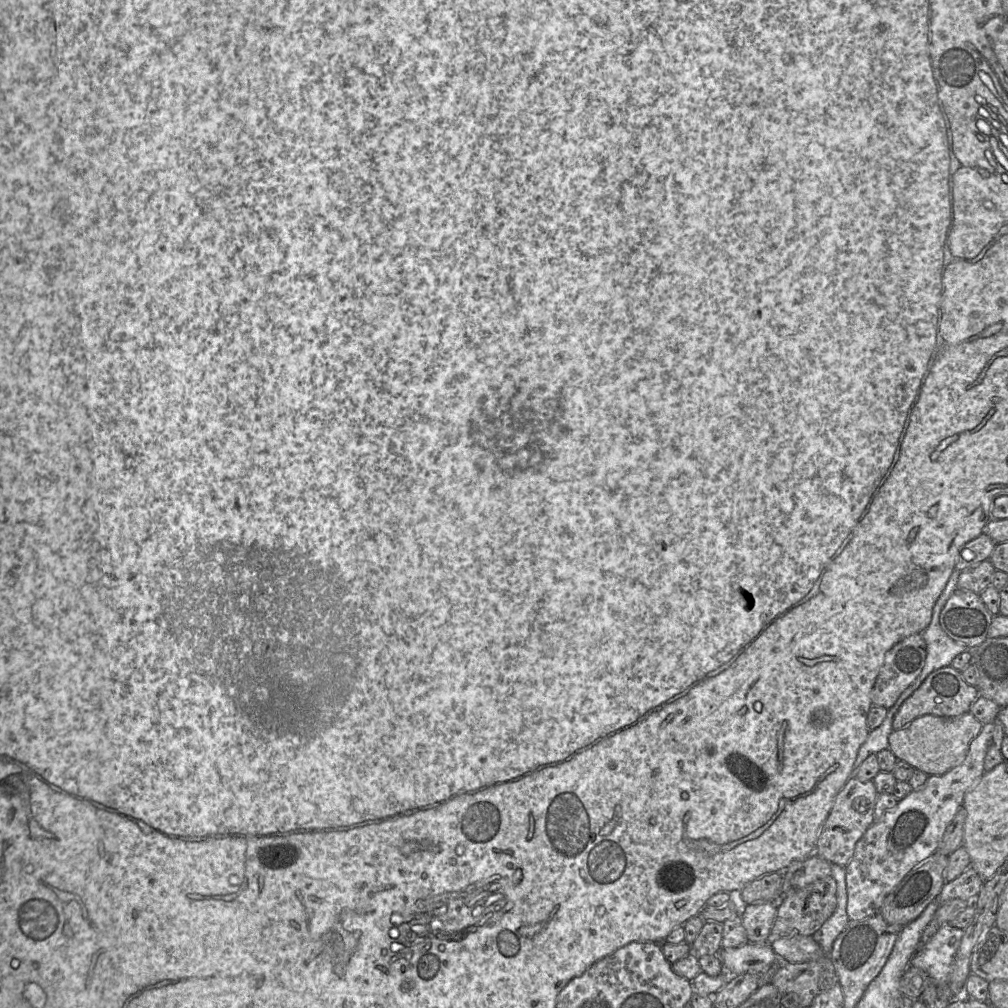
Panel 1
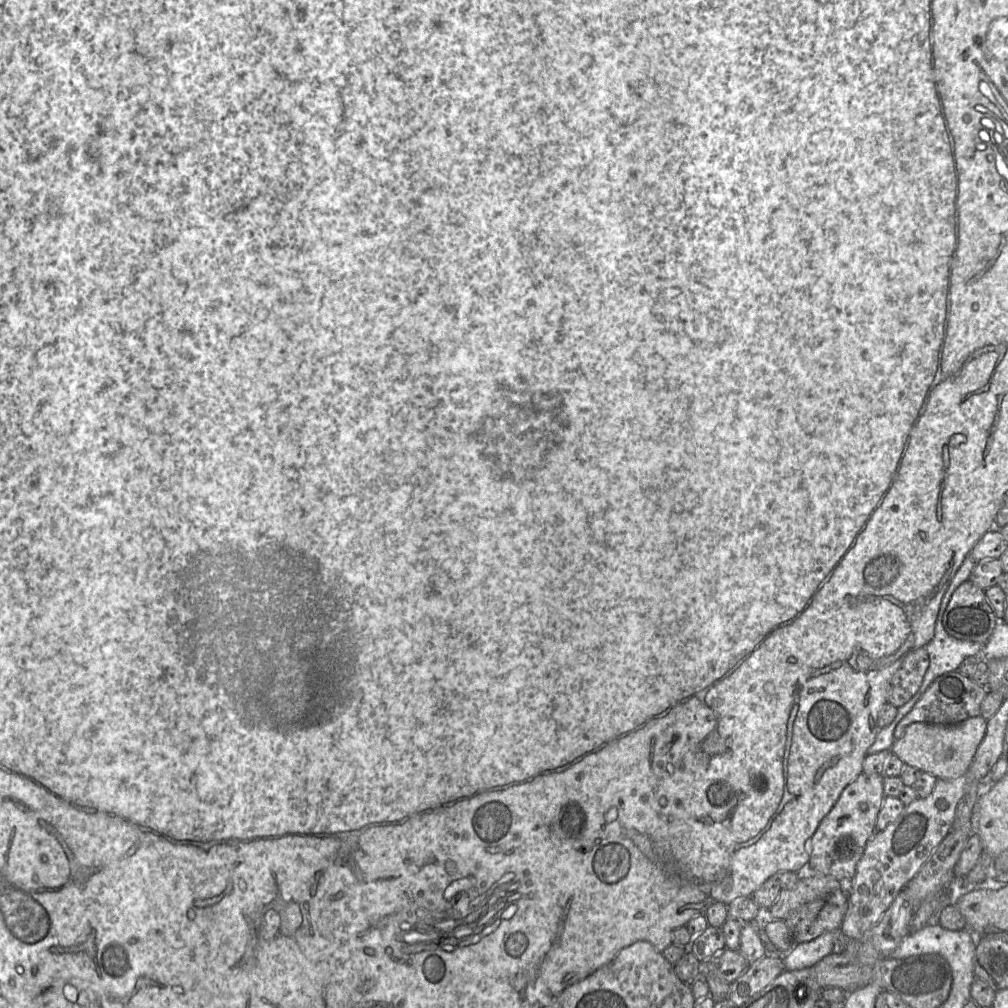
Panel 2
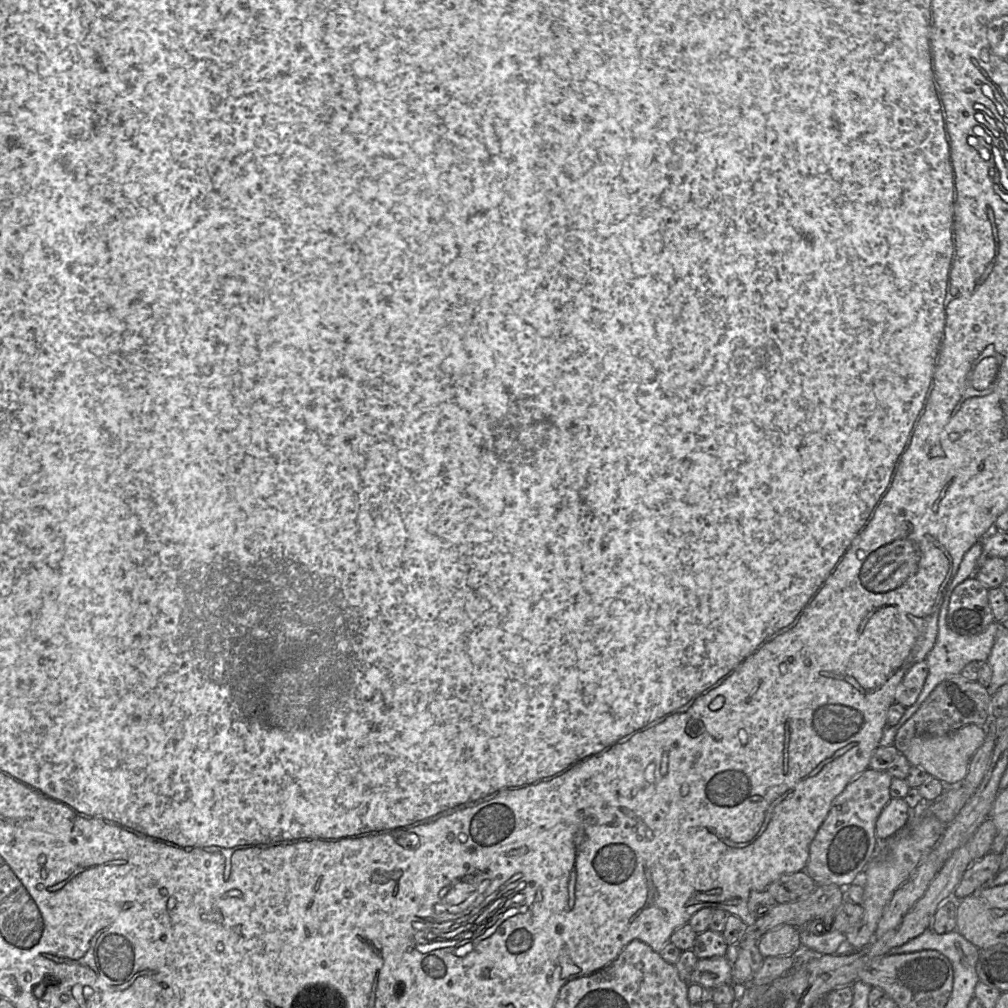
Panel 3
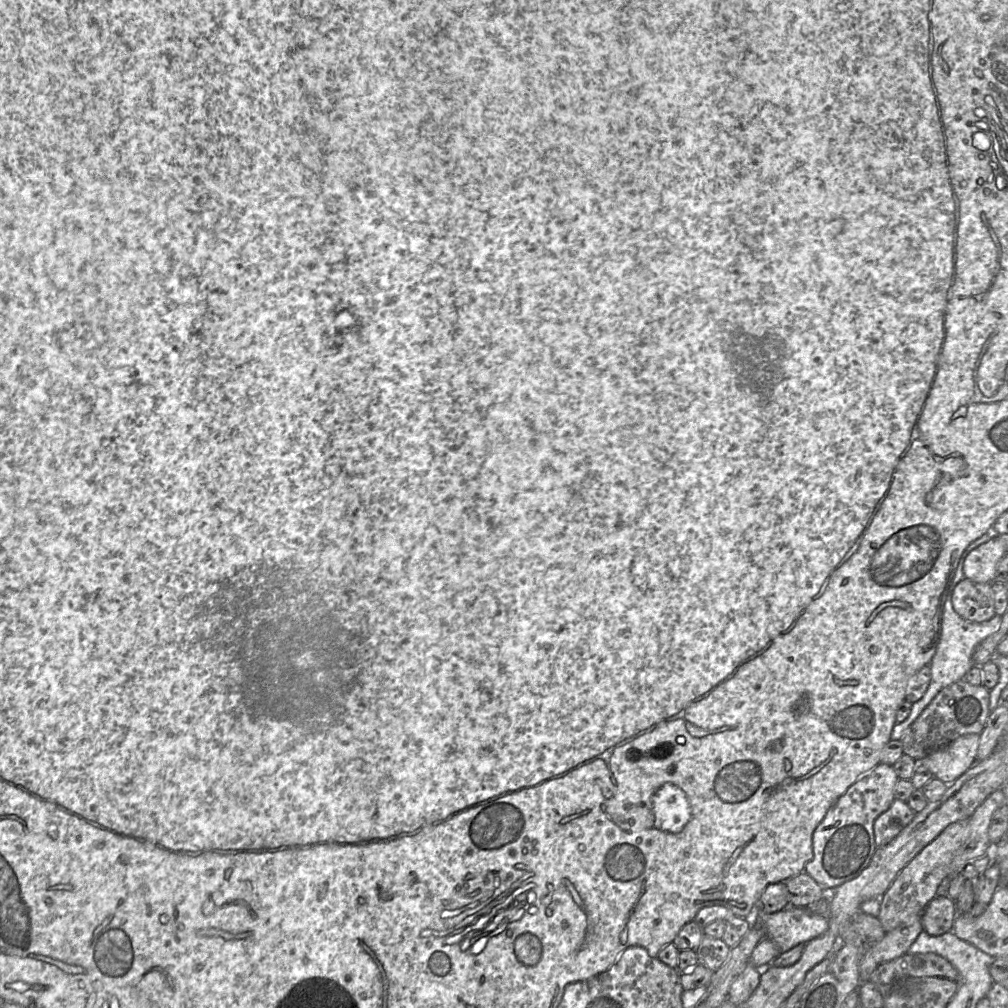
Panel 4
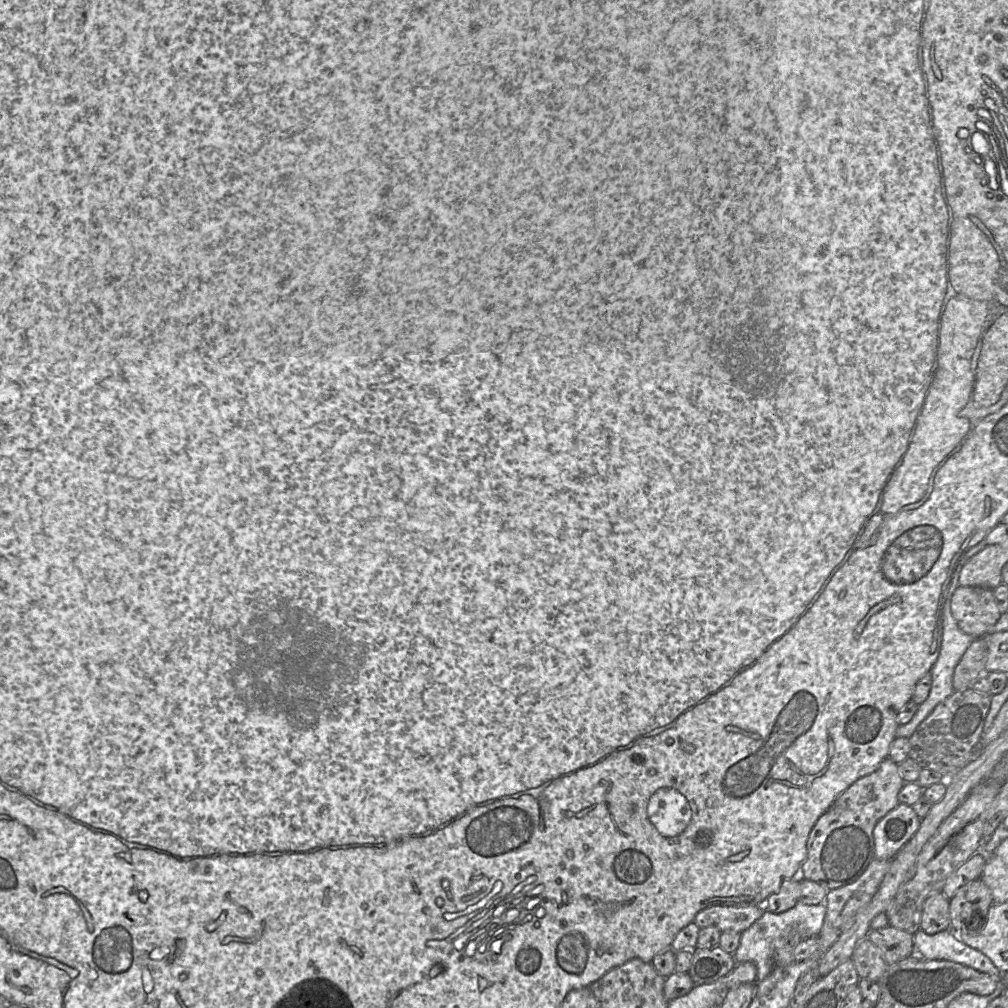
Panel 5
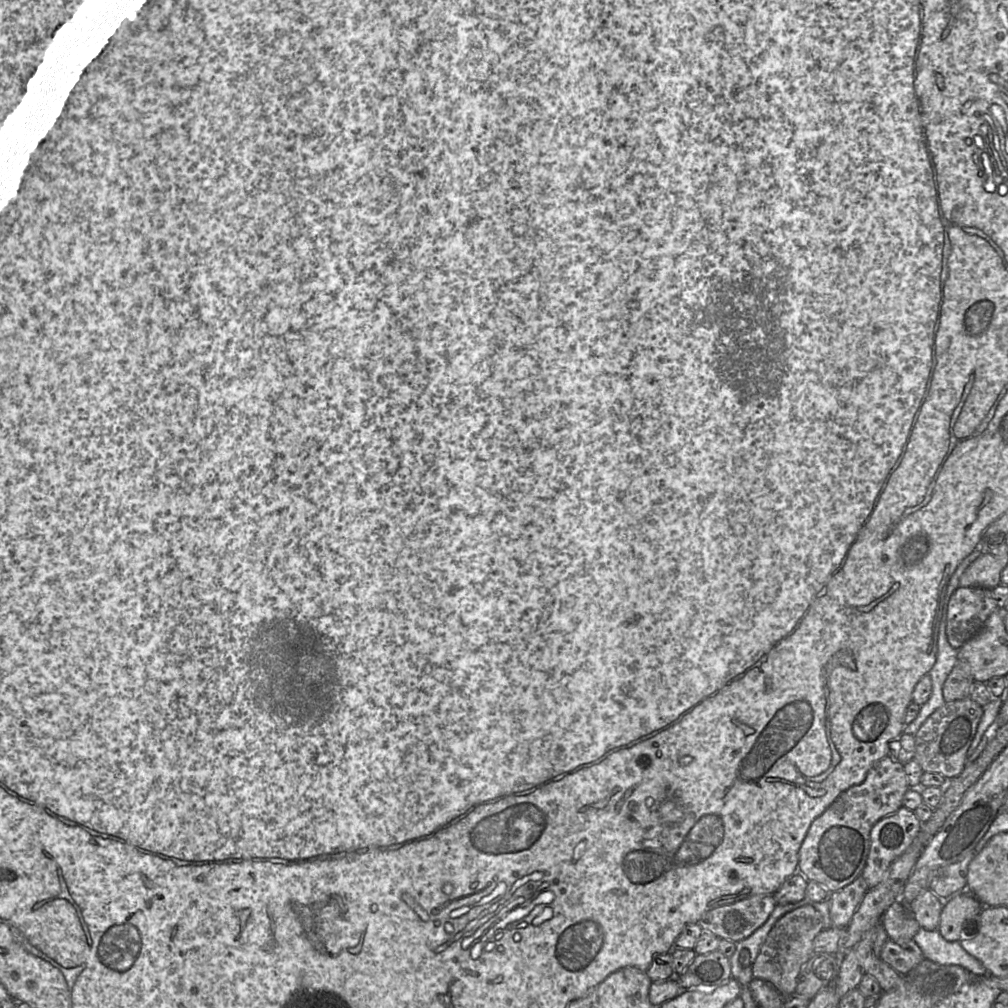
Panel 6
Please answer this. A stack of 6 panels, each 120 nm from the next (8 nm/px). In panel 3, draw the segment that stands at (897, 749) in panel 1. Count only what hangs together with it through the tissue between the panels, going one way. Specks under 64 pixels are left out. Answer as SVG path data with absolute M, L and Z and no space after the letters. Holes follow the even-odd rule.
M968 724L944 736L914 737L902 754L905 755L911 766L923 768L946 787L958 786L966 777L970 760L983 744L985 737L986 727Z

